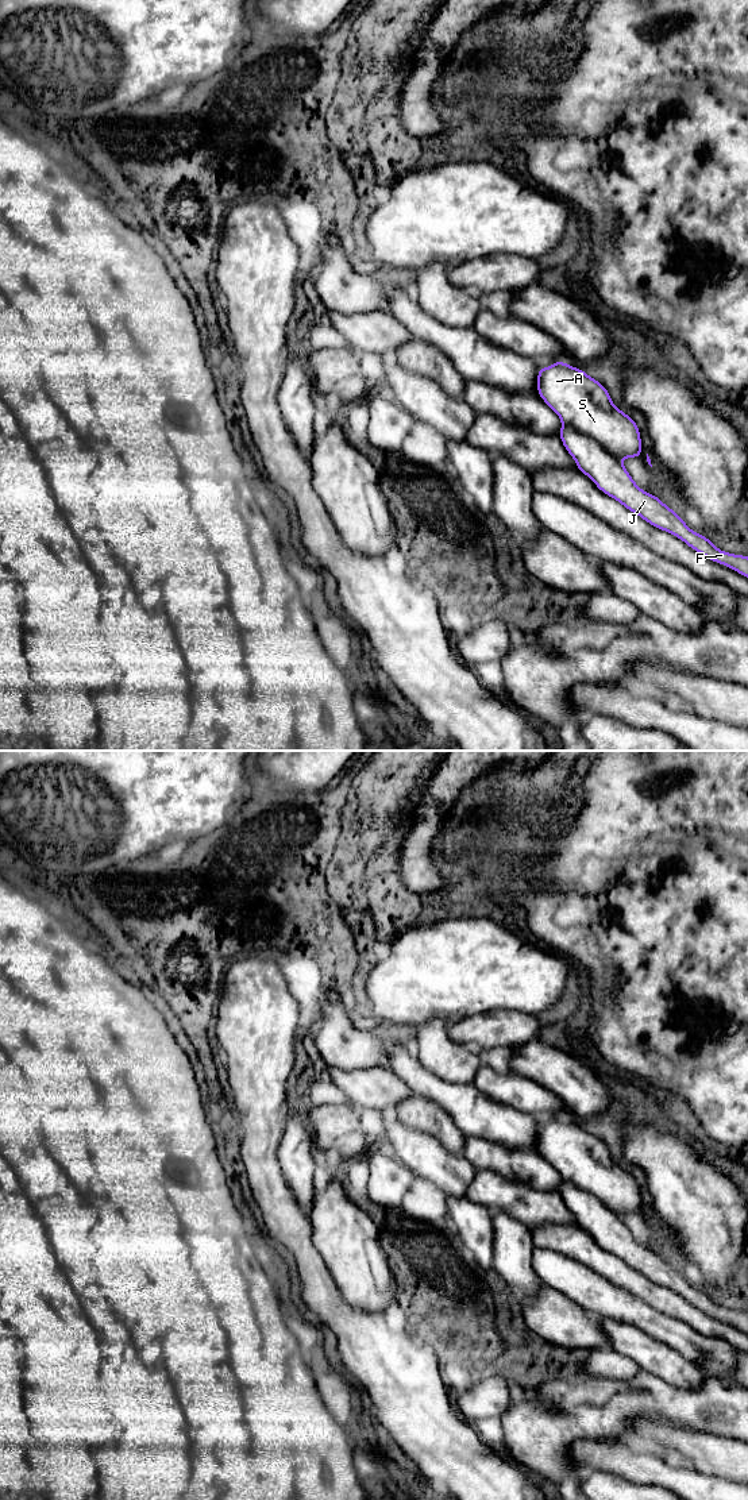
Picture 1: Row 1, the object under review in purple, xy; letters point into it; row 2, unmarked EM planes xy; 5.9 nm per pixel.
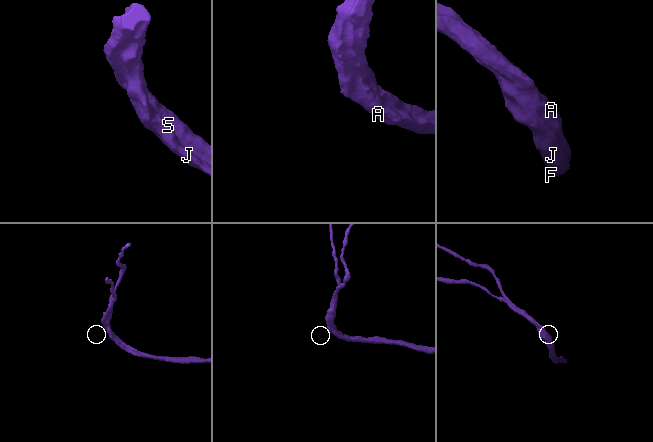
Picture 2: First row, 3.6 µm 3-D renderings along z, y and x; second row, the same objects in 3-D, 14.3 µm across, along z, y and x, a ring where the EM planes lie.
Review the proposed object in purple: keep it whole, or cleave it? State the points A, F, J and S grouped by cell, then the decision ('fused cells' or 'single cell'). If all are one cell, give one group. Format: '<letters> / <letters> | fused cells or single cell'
A S / F J | fused cells

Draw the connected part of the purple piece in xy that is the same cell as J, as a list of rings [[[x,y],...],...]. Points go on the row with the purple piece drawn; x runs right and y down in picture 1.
[[[566,424],[562,425],[559,437],[578,470],[587,475],[602,493],[652,527],[676,536],[705,558],[748,578],[748,556],[721,551],[705,535],[690,529],[660,498],[640,489],[621,460],[609,454],[602,444]]]

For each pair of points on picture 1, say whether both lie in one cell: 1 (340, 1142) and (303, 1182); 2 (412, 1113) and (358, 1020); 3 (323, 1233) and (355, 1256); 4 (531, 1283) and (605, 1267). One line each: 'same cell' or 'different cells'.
1: different cells
2: different cells
3: same cell
4: different cells

